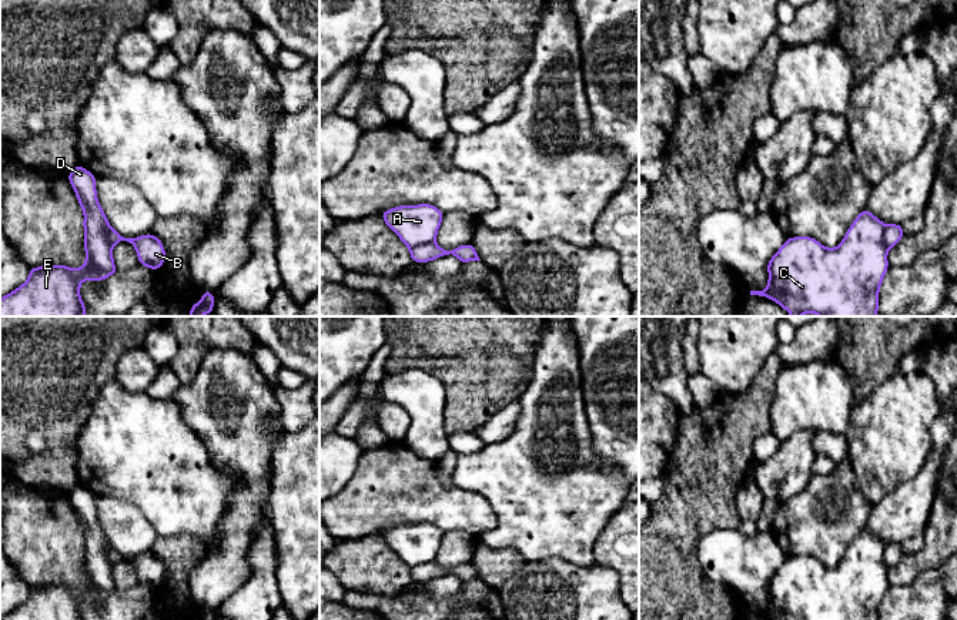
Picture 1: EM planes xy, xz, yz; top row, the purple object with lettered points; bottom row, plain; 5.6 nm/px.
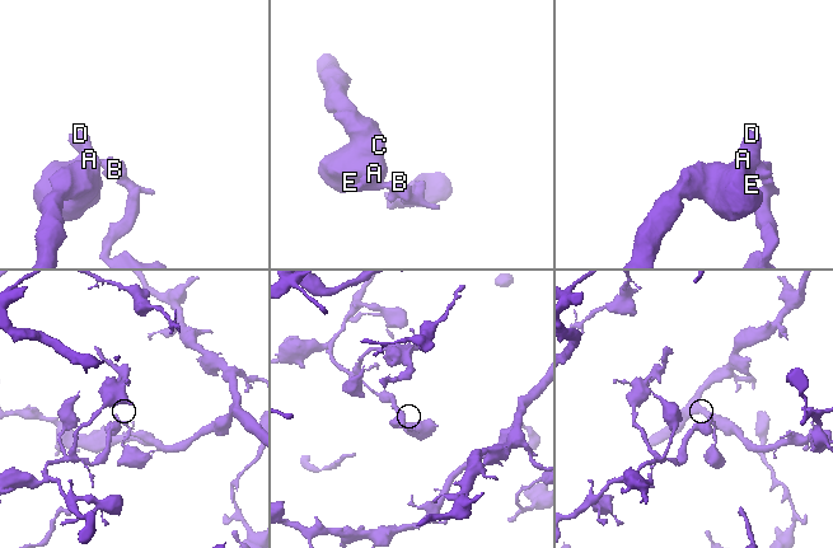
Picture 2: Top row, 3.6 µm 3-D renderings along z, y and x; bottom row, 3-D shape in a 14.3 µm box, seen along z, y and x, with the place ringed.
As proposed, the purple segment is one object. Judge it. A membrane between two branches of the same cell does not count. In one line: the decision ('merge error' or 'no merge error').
merge error

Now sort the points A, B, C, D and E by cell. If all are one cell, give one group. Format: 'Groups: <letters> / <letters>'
Groups: A C D E / B

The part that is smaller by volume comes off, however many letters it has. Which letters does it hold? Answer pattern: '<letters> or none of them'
B

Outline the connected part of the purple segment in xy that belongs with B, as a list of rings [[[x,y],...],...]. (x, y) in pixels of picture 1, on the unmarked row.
[[[111,549],[108,559],[113,564],[121,560],[133,563],[140,584],[151,587],[153,590],[157,590],[165,582],[164,564],[153,552],[137,557],[124,557],[116,549]]]

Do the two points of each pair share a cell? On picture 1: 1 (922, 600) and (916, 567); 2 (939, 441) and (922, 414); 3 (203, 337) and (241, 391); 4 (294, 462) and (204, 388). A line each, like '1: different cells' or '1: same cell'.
1: different cells
2: different cells
3: different cells
4: different cells

